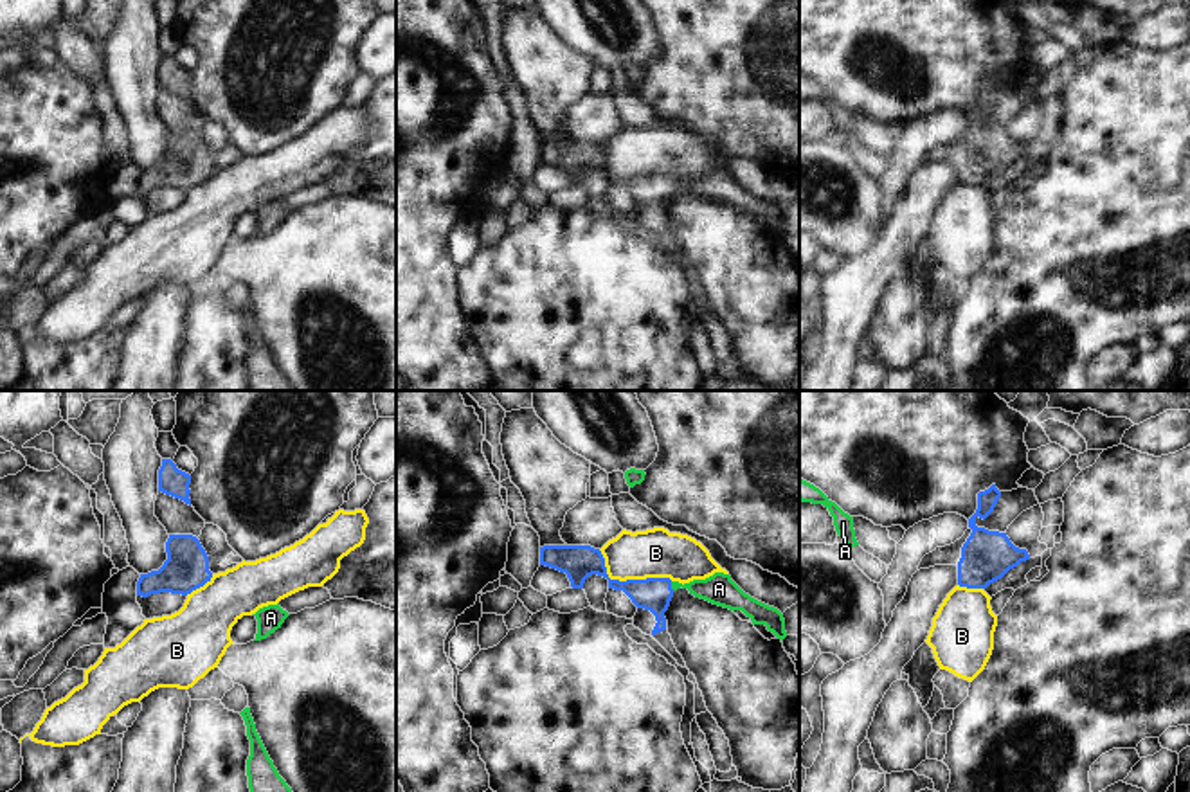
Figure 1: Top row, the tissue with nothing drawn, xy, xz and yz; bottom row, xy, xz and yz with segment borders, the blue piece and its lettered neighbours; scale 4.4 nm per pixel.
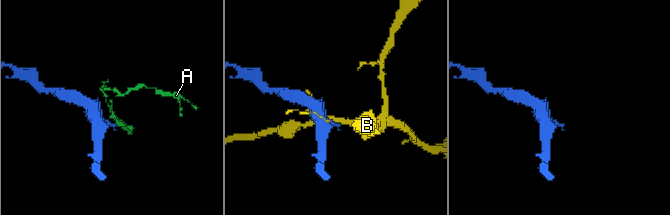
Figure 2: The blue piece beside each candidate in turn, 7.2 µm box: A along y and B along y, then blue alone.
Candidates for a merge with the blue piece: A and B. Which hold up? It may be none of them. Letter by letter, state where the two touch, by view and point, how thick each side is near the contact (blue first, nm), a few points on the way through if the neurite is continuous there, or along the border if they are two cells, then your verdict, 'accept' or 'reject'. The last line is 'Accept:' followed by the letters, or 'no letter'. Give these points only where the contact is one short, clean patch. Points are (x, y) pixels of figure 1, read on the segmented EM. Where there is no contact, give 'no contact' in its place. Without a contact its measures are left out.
A: meets blue in xz at (670, 585); 150 nm thick on the blue side, 140 nm on the other; runs through xz (654, 594), (670, 585), (719, 589); accept
B: meets blue in xz at (627, 580); 160 nm thick on the blue side, 220 nm on the other; border along xz (598, 549), (605, 573), (611, 578), (672, 580); reject
Accept: A

